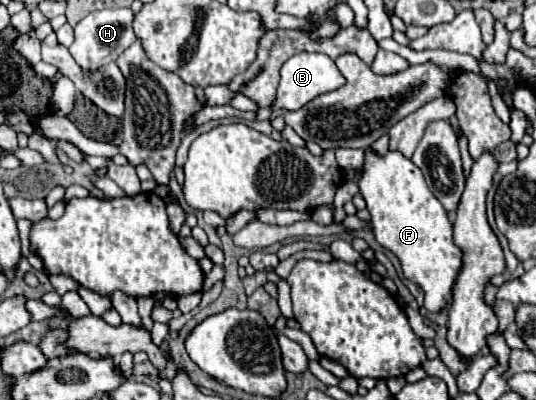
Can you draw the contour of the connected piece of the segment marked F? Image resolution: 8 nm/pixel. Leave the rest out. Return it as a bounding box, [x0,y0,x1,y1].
[358,148,462,312]

